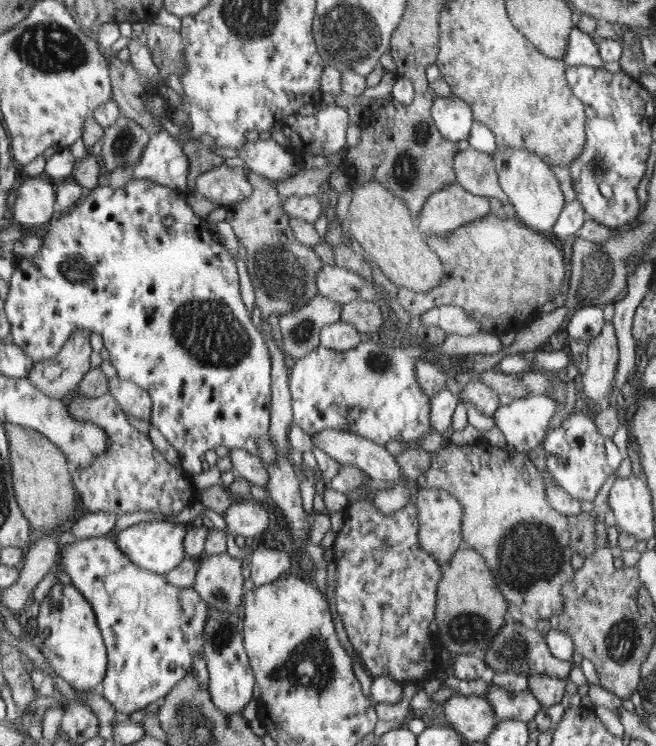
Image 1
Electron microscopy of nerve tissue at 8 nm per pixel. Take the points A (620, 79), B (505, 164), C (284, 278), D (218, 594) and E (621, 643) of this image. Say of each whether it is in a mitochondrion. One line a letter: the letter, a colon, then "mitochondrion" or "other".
A: other
B: mitochondrion
C: mitochondrion
D: mitochondrion
E: mitochondrion

